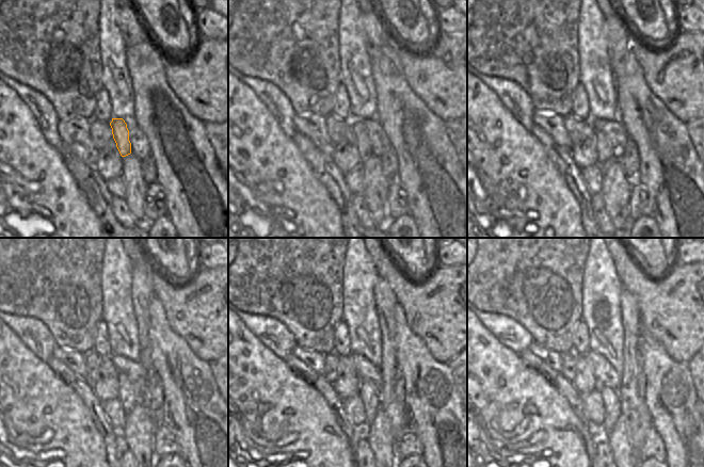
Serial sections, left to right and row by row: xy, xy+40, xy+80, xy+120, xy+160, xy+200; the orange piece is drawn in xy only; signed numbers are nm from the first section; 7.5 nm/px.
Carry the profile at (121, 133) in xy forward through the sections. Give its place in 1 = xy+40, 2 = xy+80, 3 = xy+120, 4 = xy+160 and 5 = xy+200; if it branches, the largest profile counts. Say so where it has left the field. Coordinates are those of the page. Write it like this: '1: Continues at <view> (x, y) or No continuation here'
1: Continues at xy+40 (364, 147)
2: Continues at xy+80 (603, 147)
3: Continues at xy+120 (127, 396)
4: Continues at xy+160 (371, 398)
5: Continues at xy+200 (611, 401)

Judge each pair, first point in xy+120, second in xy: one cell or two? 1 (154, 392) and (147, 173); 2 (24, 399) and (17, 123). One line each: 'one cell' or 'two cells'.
1: one cell
2: one cell

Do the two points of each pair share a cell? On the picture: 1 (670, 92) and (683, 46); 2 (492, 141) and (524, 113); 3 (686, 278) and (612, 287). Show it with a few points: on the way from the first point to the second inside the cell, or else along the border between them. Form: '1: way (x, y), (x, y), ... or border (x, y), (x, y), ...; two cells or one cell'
1: way (656, 82), (656, 71), (669, 55); one cell
2: border (500, 100), (501, 105), (529, 131); two cells
3: border (613, 262), (614, 270), (624, 288); two cells

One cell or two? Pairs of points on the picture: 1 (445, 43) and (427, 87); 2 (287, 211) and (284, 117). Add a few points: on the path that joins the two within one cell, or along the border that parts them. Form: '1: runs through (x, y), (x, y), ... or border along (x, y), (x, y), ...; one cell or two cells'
1: runs through (453, 54), (453, 64), (442, 76), (438, 76); one cell
2: border along (271, 113), (277, 126), (292, 140); two cells

